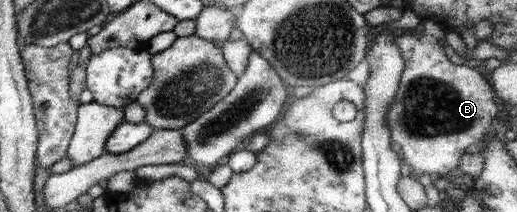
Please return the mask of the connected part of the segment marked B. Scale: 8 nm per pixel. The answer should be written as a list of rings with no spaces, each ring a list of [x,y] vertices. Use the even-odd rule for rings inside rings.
[[[425,20],[425,29],[422,37],[415,37],[412,33],[397,33],[395,41],[404,60],[404,69],[401,73],[396,95],[389,103],[385,113],[385,124],[390,132],[391,142],[400,145],[402,161],[406,161],[413,169],[412,179],[418,181],[422,173],[434,177],[451,178],[451,173],[459,167],[460,158],[466,154],[470,145],[484,141],[489,130],[497,125],[498,105],[496,104],[495,90],[491,82],[466,64],[457,65],[446,56],[440,41],[445,38],[447,31],[434,21]]]

